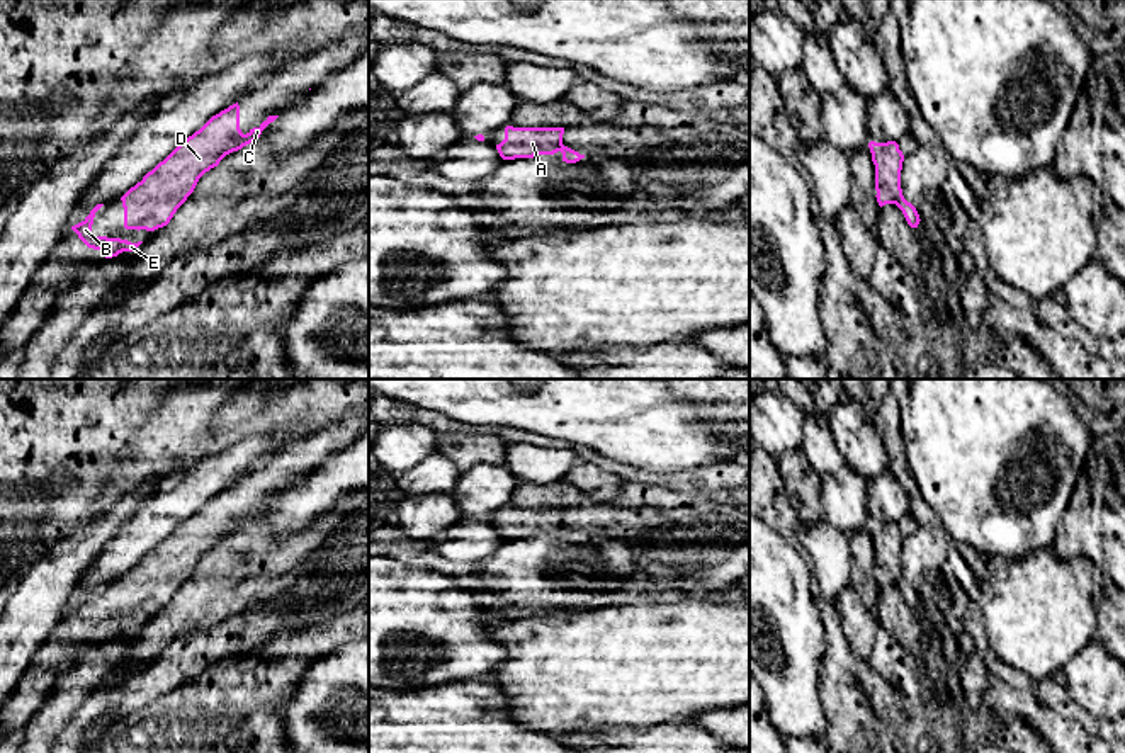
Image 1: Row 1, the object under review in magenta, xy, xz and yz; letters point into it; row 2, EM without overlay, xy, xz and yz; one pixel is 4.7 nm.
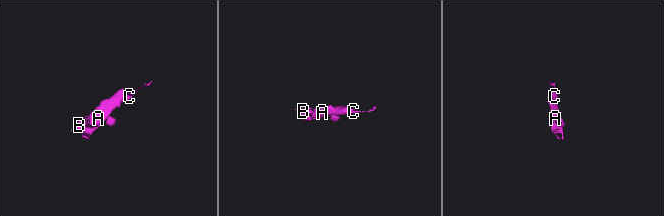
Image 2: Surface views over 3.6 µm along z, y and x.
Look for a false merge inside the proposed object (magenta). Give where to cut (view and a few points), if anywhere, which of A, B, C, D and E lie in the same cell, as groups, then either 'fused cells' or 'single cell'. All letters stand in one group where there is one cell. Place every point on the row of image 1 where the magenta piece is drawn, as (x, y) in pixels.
cut none; groups A B C D E; single cell

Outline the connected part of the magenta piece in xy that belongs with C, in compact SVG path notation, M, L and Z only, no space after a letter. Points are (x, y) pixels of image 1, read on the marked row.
M238 102L212 116L121 197L124 228L155 231L167 226L206 172L226 155L257 141L277 117L269 116L243 134Z

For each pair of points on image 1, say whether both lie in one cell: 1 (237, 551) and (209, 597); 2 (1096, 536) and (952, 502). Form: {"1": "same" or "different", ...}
{"1": "same", "2": "different"}

